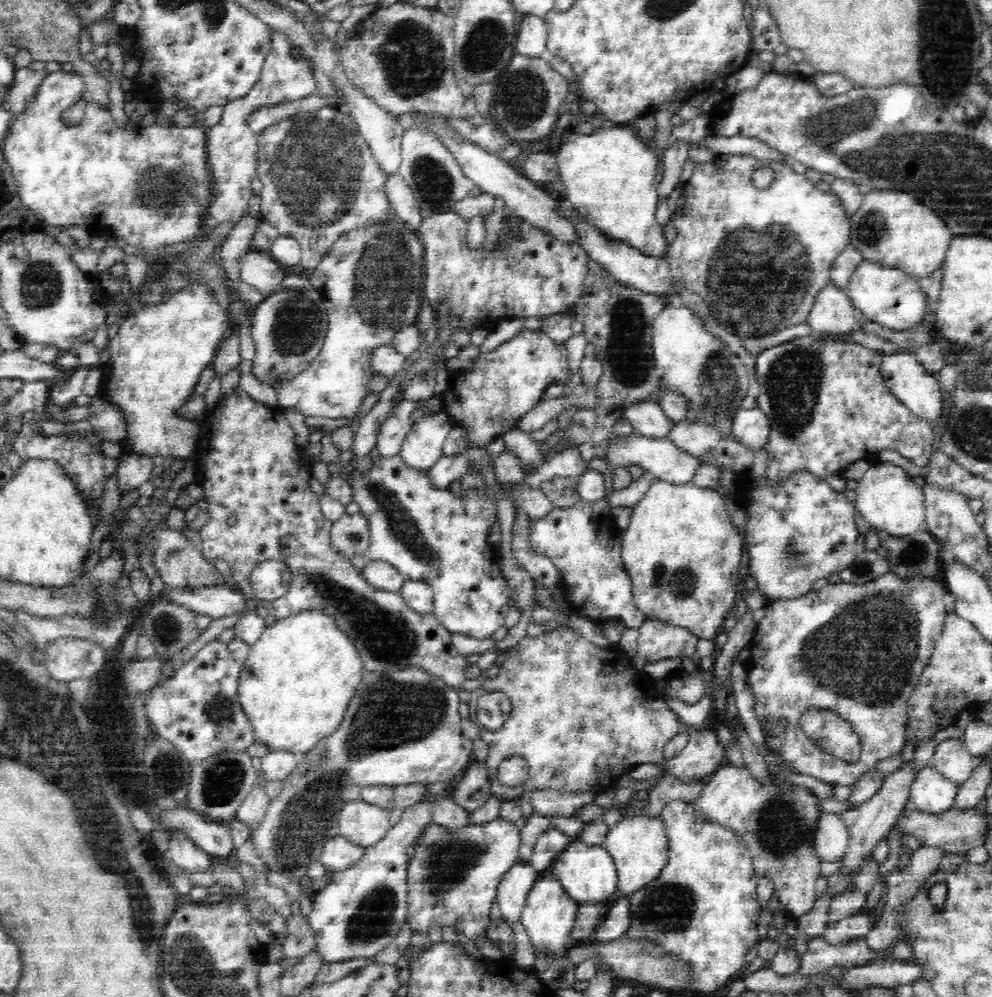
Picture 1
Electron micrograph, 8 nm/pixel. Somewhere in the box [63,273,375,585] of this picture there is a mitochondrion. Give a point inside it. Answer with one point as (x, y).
(294, 333)

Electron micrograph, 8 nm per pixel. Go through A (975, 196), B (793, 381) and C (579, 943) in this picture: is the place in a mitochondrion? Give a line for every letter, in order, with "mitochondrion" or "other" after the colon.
A: mitochondrion
B: mitochondrion
C: other

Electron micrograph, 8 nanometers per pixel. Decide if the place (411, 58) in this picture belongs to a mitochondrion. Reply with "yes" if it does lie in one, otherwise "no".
yes

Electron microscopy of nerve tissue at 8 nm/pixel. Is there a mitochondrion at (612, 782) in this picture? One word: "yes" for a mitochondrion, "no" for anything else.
no

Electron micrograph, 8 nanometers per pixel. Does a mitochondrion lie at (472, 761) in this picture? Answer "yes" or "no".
no

